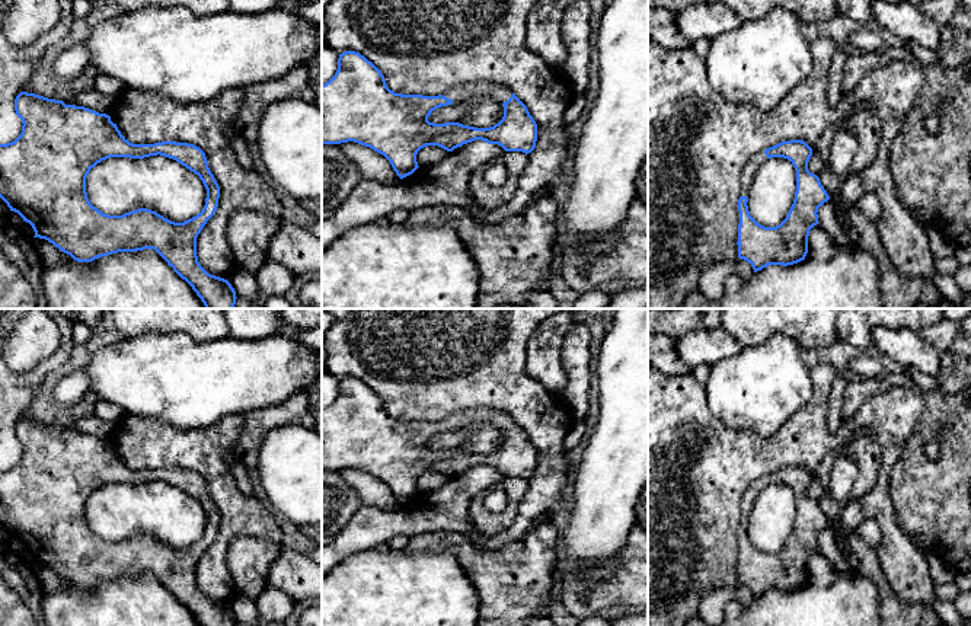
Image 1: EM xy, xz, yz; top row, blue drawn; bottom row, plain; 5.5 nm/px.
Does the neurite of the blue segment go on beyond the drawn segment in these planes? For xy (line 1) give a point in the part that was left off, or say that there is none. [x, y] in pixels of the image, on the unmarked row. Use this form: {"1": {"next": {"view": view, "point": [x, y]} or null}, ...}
{"1": {"next": null}}

